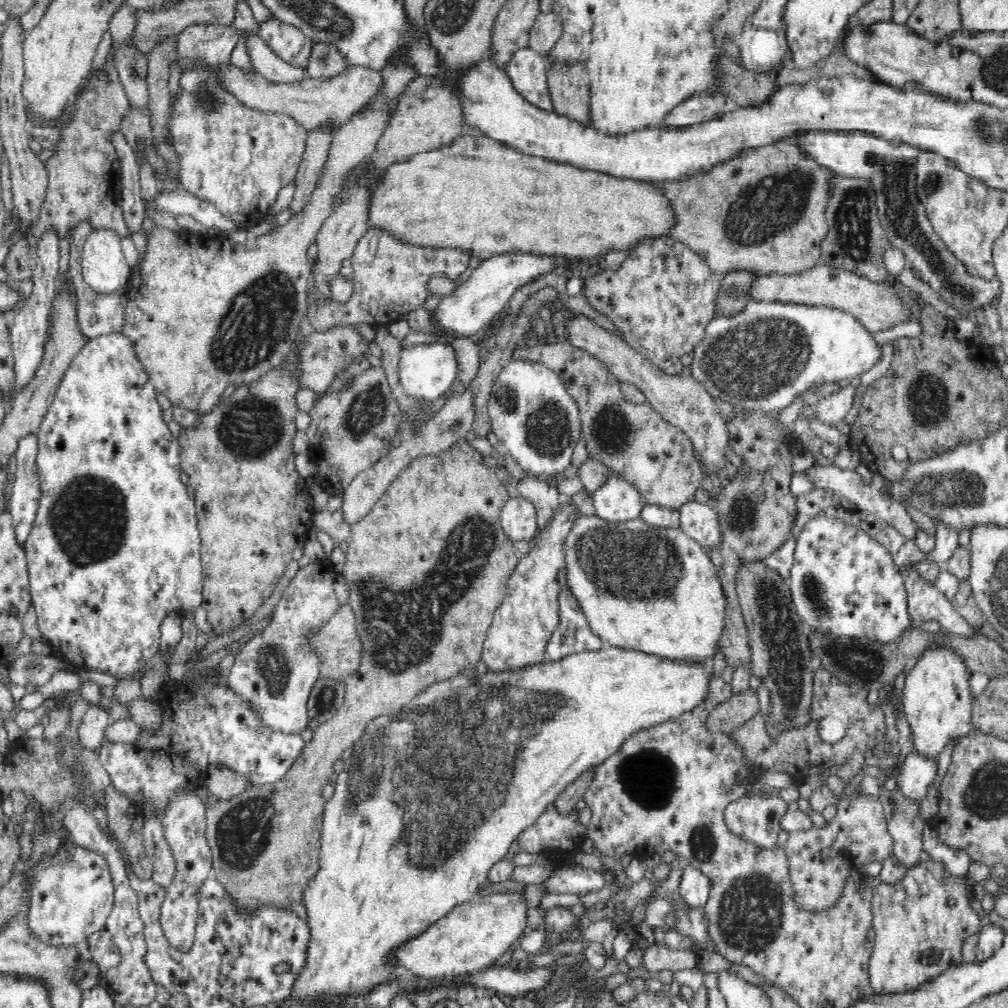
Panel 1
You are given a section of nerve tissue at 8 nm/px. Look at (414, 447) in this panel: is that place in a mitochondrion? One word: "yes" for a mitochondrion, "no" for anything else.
no

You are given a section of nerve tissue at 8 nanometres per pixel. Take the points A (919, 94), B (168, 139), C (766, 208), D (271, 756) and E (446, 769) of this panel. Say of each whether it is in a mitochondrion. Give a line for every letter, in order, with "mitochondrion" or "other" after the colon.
A: other
B: other
C: mitochondrion
D: other
E: mitochondrion

